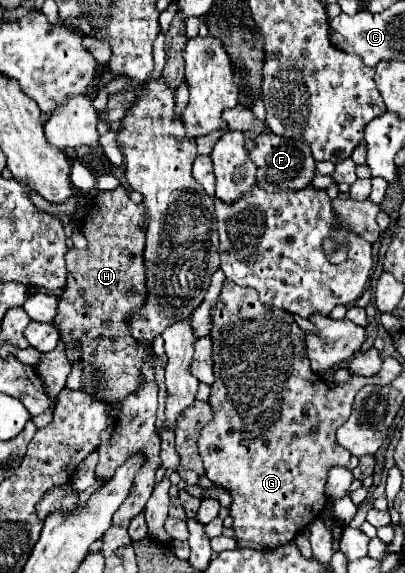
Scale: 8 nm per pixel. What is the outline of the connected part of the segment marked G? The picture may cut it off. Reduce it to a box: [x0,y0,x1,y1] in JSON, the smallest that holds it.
[198,281,382,551]

